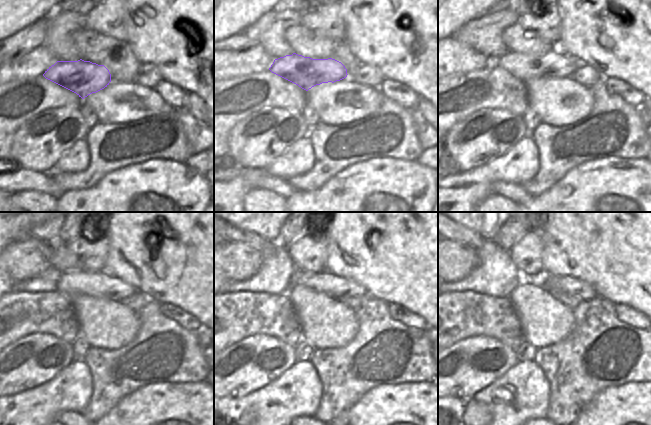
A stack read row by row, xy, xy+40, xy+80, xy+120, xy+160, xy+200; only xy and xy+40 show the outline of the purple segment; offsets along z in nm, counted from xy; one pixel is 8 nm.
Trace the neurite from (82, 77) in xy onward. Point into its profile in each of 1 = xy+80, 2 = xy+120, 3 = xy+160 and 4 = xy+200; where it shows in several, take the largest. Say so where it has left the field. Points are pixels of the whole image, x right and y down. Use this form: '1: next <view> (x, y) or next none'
1: next xy+80 (557, 64)
2: next xy+120 (101, 284)
3: next xy+160 (336, 287)
4: next xy+200 (584, 291)

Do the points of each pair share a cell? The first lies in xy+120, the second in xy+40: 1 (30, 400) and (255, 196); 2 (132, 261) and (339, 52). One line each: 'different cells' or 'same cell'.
1: different cells
2: different cells

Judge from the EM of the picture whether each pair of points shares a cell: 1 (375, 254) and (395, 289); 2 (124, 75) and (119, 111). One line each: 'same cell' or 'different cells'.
1: same cell
2: different cells

